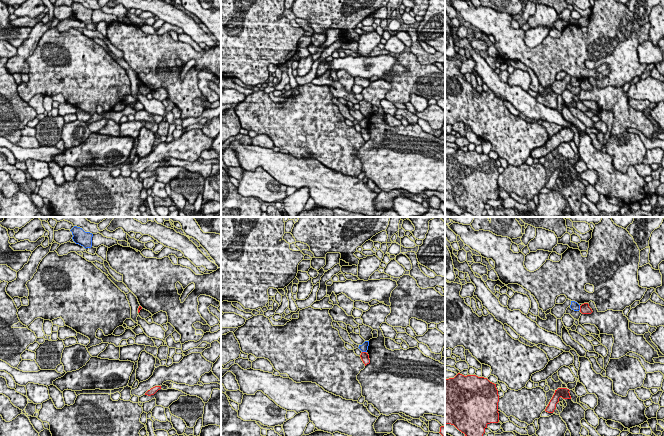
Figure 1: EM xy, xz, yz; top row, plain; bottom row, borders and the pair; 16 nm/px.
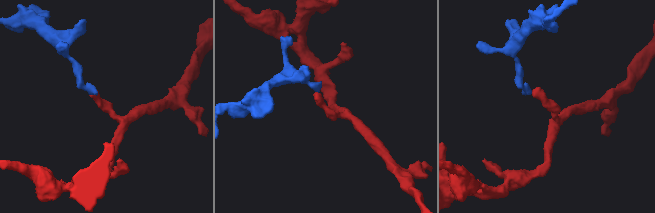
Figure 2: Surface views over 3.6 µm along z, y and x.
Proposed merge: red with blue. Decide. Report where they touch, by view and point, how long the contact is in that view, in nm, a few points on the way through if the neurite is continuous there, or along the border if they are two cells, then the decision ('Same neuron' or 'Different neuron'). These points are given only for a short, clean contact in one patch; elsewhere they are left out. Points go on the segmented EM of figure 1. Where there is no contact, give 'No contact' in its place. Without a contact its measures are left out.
Touches red at xz (364, 352). Shared border 70 nm. Boundary: xz (362, 351), (365, 352). Different neuron

